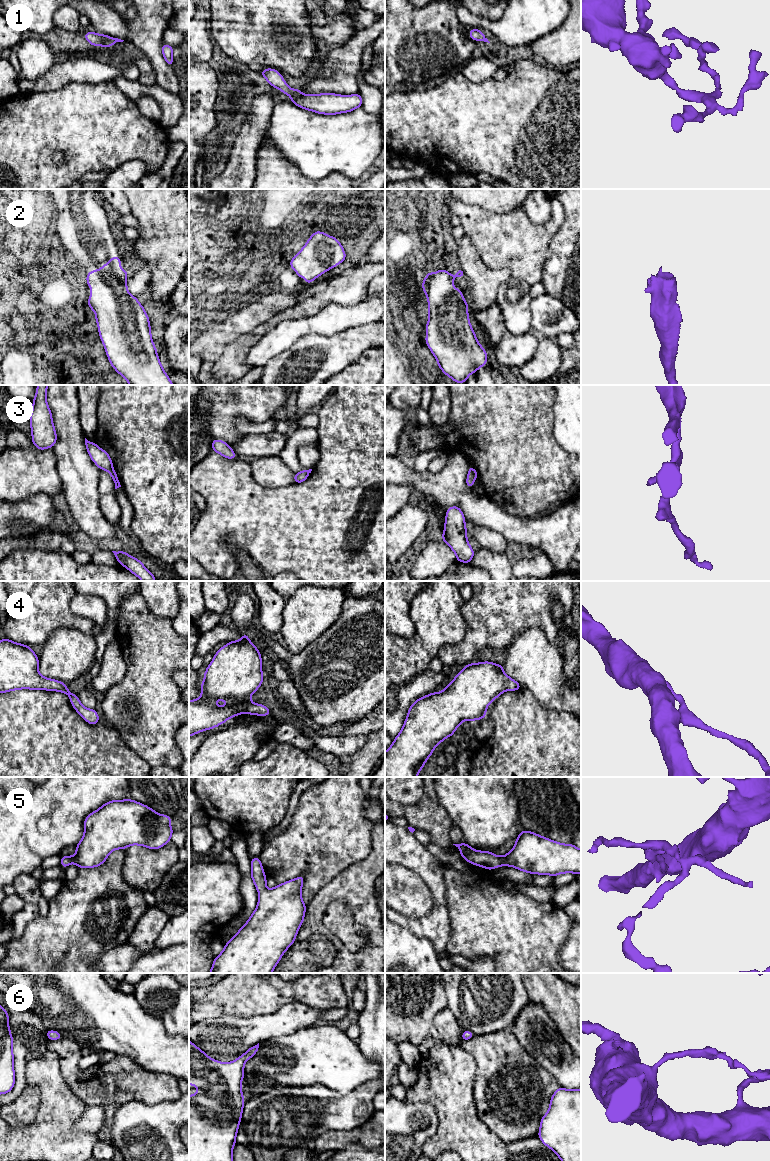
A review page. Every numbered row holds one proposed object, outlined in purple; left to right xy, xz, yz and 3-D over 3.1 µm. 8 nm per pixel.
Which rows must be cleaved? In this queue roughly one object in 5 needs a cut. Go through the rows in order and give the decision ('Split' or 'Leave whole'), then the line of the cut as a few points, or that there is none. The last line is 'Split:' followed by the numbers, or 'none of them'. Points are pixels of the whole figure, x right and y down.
1: Leave whole. No split
2: Leave whole. No split
3: Leave whole. No split
4: Leave whole. No split
5: Leave whole. No split
6: Leave whole. No split
Split: none of them

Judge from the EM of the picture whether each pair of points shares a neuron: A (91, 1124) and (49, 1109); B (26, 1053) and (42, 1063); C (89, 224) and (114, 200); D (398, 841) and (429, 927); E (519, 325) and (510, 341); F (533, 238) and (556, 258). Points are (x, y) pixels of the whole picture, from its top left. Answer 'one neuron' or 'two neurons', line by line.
A: two neurons
B: two neurons
C: two neurons
D: one neuron
E: two neurons
F: two neurons

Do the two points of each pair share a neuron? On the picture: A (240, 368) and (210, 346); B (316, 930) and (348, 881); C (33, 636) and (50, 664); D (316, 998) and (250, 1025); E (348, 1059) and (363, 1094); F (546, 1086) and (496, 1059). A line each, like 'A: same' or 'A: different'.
A: different
B: same
C: different
D: different
E: different
F: same

